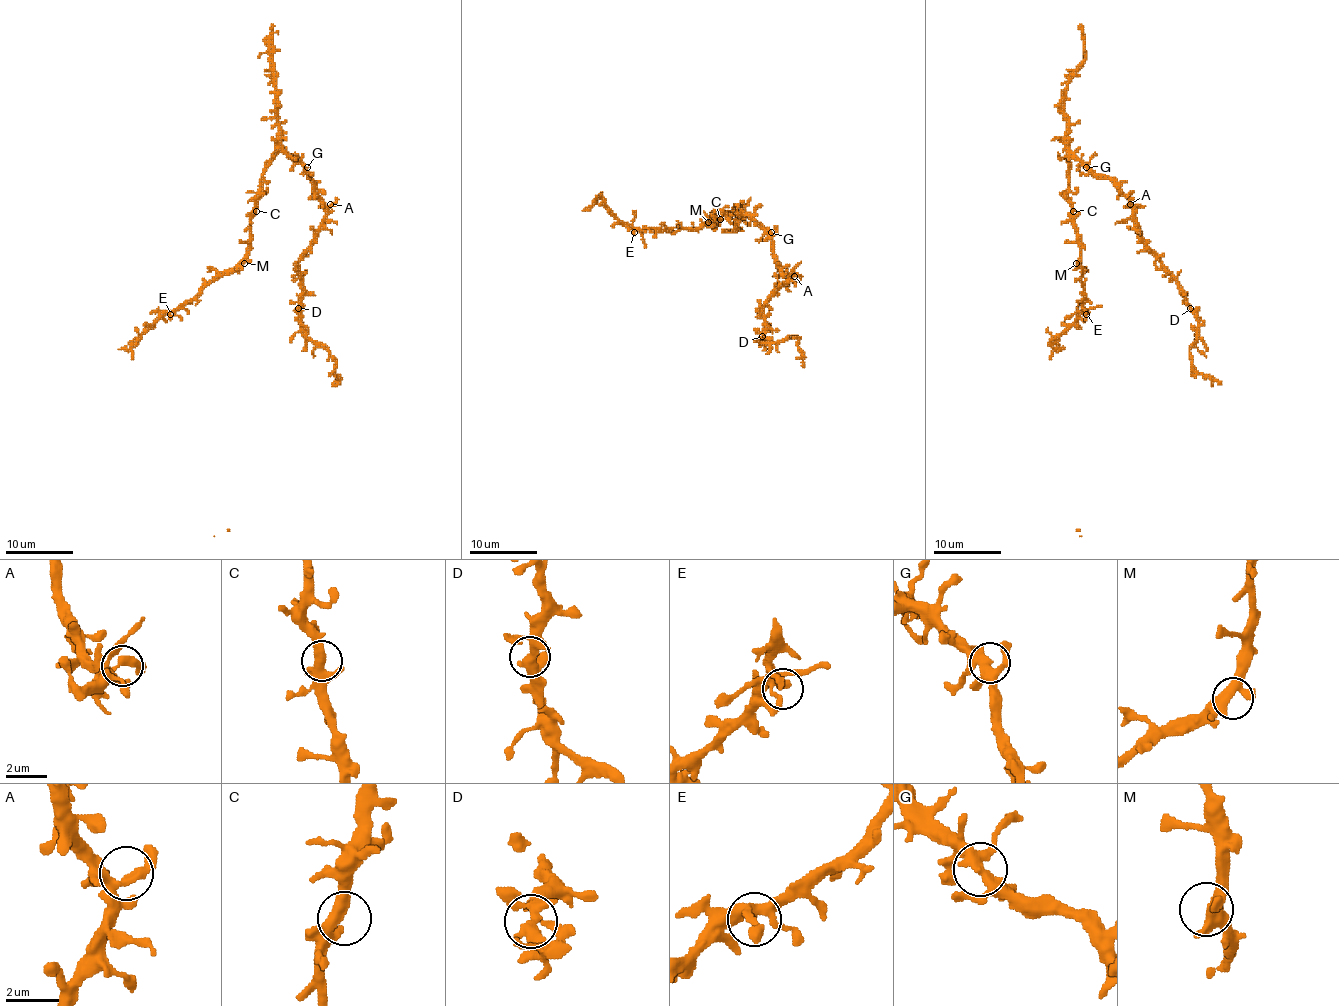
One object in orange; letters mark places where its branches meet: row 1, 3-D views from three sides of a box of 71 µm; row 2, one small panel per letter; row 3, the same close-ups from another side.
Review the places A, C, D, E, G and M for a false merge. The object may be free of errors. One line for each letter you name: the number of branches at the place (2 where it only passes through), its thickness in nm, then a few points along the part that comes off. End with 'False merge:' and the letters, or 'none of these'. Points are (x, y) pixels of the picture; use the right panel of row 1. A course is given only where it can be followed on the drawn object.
False merge: none of these

